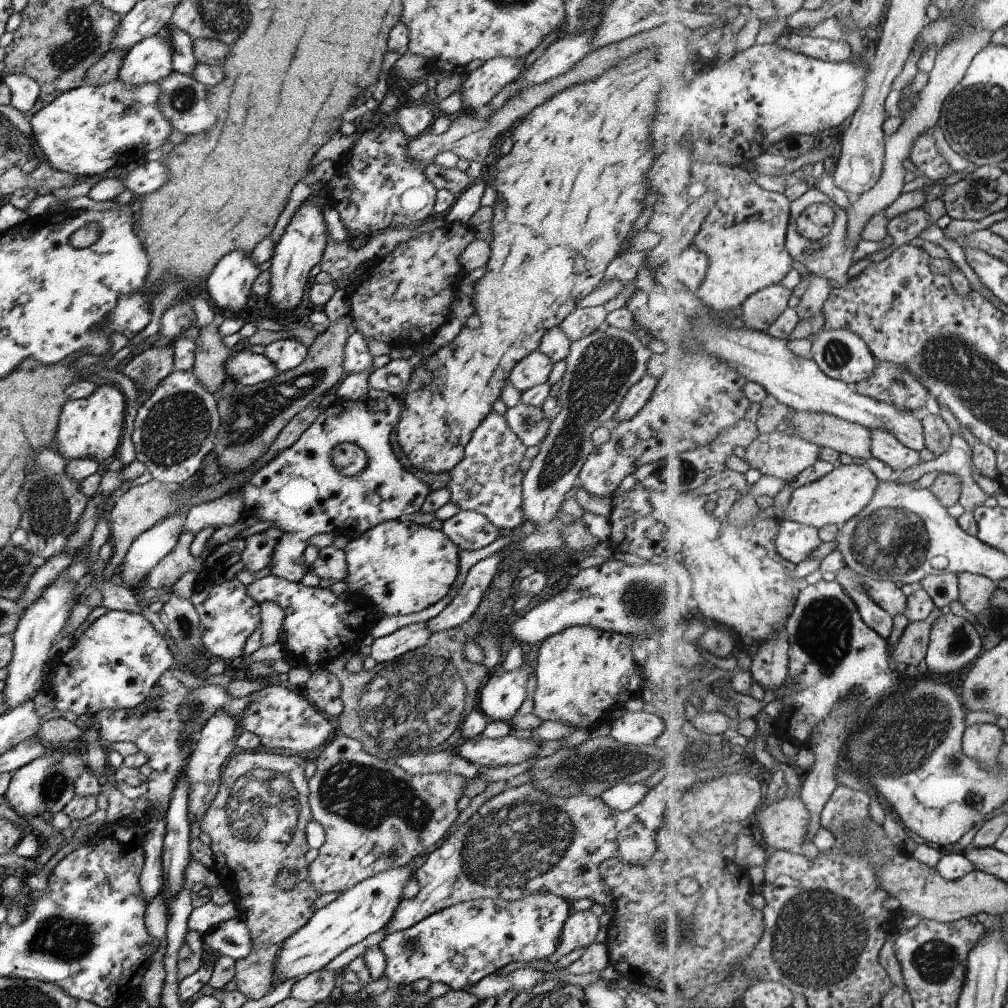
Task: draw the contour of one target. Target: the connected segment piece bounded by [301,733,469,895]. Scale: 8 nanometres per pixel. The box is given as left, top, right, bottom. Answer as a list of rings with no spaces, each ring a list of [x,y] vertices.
[[[336,733],[332,740],[325,742],[325,746],[321,748],[314,763],[314,774],[308,779],[308,804],[311,810],[312,820],[317,822],[325,832],[325,842],[318,849],[317,856],[307,866],[307,877],[301,888],[308,886],[311,890],[315,890],[317,894],[325,894],[329,892],[343,892],[355,886],[359,882],[383,872],[383,870],[391,870],[397,866],[403,866],[412,860],[420,859],[420,856],[430,852],[439,844],[445,836],[447,830],[451,828],[451,824],[455,822],[459,811],[456,808],[458,800],[463,796],[463,788],[467,786],[467,778],[461,778],[459,774],[446,774],[445,772],[424,773],[424,774],[408,774],[395,766],[393,763],[383,761],[381,757],[364,752],[363,745],[357,740],[348,738],[347,736]]]

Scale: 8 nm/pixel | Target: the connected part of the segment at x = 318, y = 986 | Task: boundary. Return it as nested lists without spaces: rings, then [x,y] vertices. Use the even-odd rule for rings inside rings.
[[[319,969],[295,980],[291,985],[289,997],[316,1003],[321,1002],[328,995],[336,995],[336,993],[337,989],[333,983],[333,971],[327,972]]]

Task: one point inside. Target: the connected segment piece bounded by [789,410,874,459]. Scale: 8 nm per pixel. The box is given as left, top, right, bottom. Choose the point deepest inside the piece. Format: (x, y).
(824, 430)

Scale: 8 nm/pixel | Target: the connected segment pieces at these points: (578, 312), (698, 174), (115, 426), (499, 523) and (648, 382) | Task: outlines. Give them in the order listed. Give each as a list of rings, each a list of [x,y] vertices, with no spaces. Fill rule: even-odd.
[[[603,305],[575,308],[561,321],[561,324],[558,324],[558,327],[570,340],[575,341],[595,331],[597,326],[603,322],[606,314]]]
[[[701,163],[693,171],[695,182],[707,184],[707,189],[717,192],[717,206],[711,209],[701,230],[693,238],[692,246],[709,256],[709,270],[699,289],[695,291],[702,302],[716,312],[739,308],[752,294],[773,284],[779,284],[792,269],[794,258],[786,246],[787,231],[791,222],[791,201],[783,192],[769,192],[757,182],[749,182],[749,172],[742,166],[735,168],[719,163]]]
[[[99,385],[86,399],[70,399],[60,410],[54,444],[65,462],[73,459],[95,459],[104,465],[117,455],[124,428],[127,400],[117,386]]]
[[[493,410],[479,423],[464,446],[463,459],[449,472],[445,487],[449,490],[449,501],[459,511],[474,511],[487,518],[499,533],[518,529],[525,521],[521,508],[522,473],[519,462],[524,458],[526,446],[507,426],[504,415]]]
[[[644,374],[637,382],[627,389],[625,396],[622,398],[620,405],[614,412],[614,419],[621,421],[629,420],[632,416],[637,416],[637,412],[651,396],[656,380],[647,374]]]

